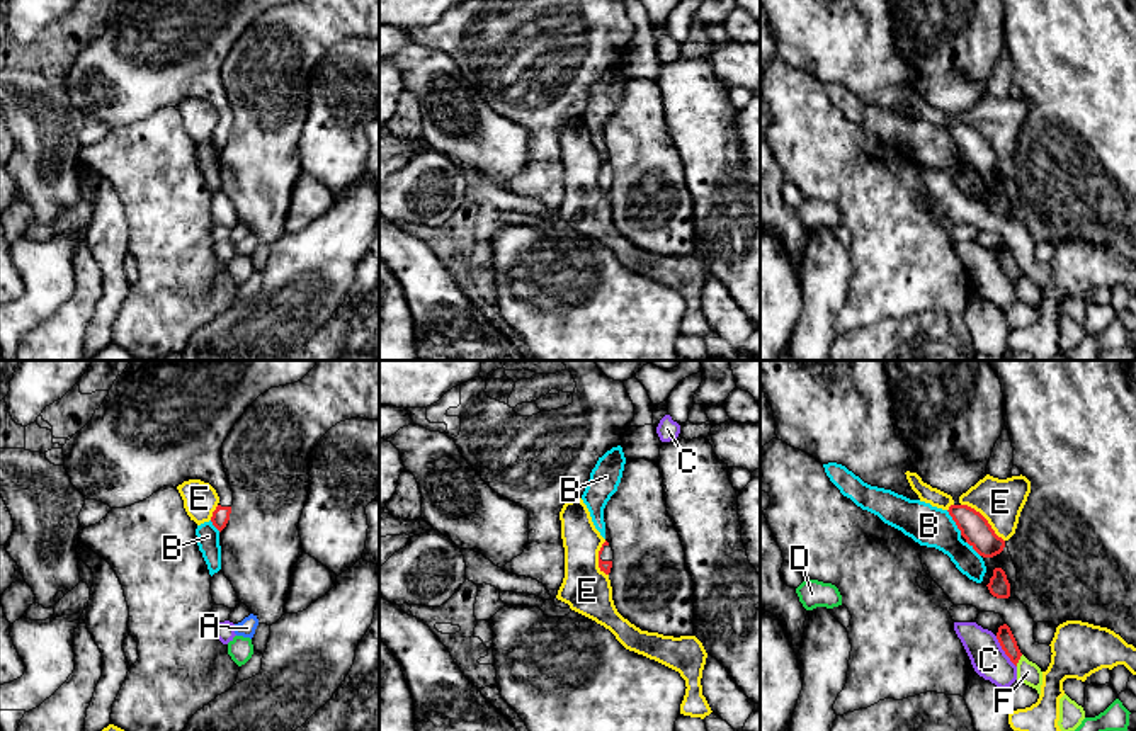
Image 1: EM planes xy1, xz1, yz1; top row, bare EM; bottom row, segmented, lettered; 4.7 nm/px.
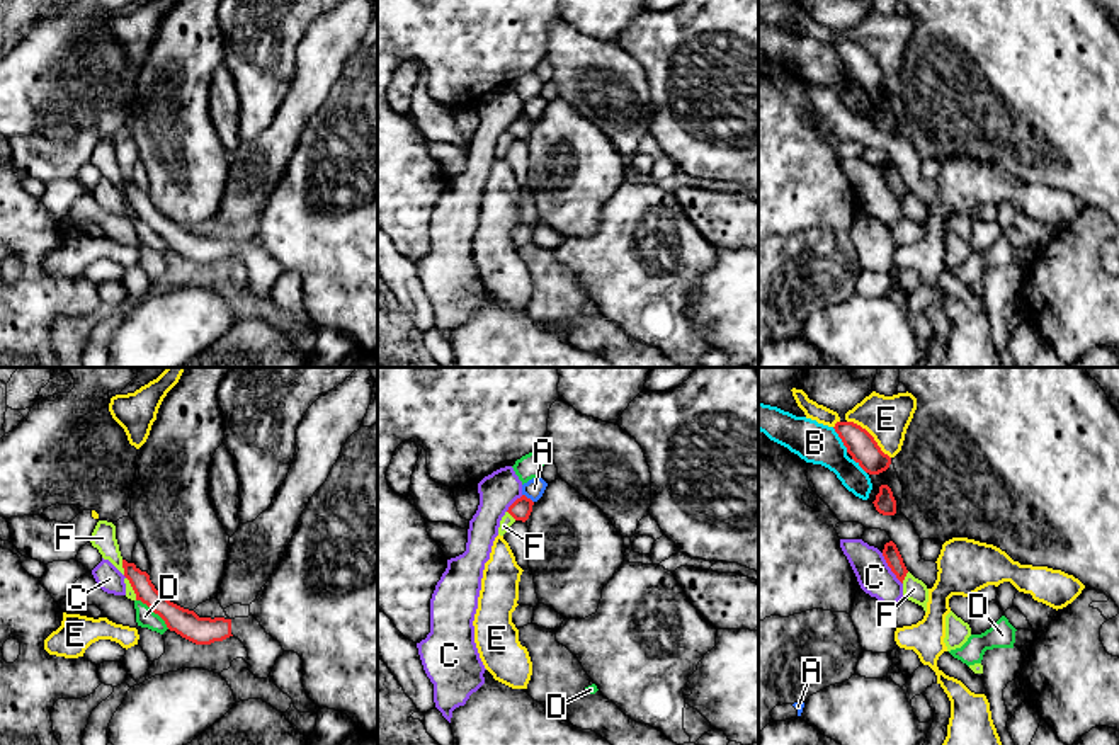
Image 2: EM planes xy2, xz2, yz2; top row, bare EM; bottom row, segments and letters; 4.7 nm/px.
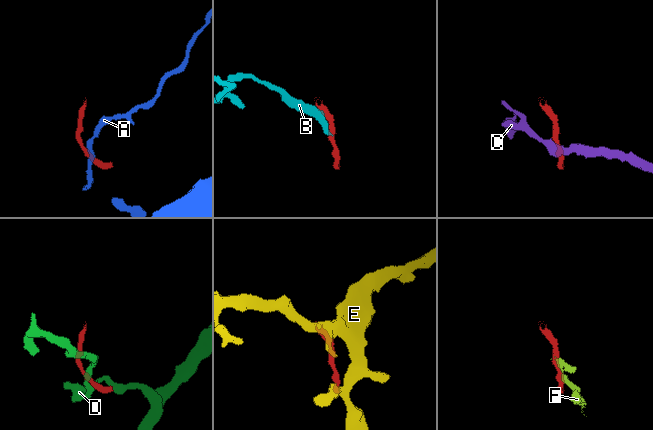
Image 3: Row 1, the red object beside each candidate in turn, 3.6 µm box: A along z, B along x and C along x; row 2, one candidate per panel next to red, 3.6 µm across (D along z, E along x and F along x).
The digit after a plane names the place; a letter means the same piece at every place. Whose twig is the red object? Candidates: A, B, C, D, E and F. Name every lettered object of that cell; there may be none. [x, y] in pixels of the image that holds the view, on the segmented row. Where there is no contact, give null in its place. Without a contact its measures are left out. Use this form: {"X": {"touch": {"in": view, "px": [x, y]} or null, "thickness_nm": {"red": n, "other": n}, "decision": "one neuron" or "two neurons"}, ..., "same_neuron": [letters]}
{"A": {"touch": {"in": "xz2", "px": [526, 497]}, "thickness_nm": {"red": 100, "other": 90}, "decision": "two neurons"}, "B": {"touch": {"in": "yz1", "px": [954, 521]}, "thickness_nm": {"red": 140, "other": 190}, "decision": "two neurons"}, "C": {"touch": {"in": "yz1", "px": [1004, 650]}, "thickness_nm": {"red": 80, "other": 160}, "decision": "two neurons"}, "D": {"touch": {"in": "xy2", "px": [153, 611]}, "thickness_nm": {"red": 130, "other": 90}, "decision": "two neurons"}, "E": {"touch": {"in": "yz1", "px": [985, 519]}, "thickness_nm": {"red": 140, "other": 220}, "decision": "two neurons"}, "F": {"touch": {"in": "xy2", "px": [123, 567]}, "thickness_nm": {"red": 100, "other": 110}, "decision": "two neurons"}, "same_neuron": []}

